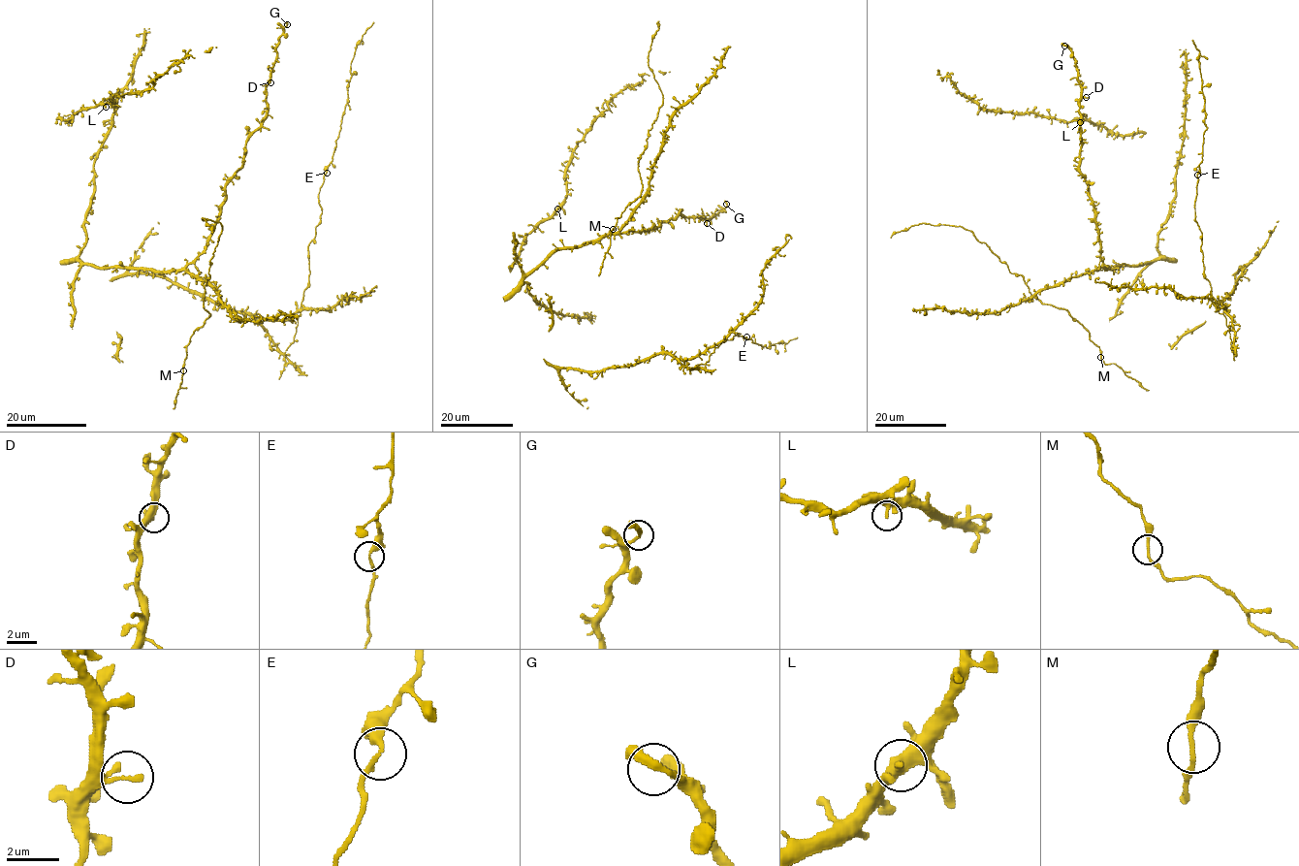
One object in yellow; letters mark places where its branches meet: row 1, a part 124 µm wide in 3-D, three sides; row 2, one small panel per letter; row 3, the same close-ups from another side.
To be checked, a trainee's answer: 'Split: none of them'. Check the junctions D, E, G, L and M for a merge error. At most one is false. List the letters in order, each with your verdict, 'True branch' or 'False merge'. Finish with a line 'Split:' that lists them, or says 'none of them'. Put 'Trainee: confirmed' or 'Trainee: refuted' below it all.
D: True branch
E: True branch
G: True branch
L: True branch
M: True branch
Split: none of them
Trainee: confirmed

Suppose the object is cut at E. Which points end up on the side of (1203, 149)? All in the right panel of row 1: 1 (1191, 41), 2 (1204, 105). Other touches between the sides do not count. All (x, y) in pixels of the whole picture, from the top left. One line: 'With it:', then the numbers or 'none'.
With it: 1, 2

